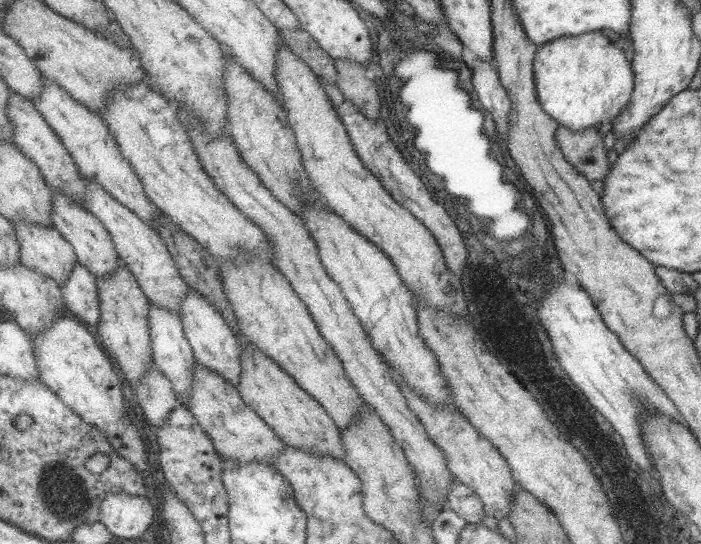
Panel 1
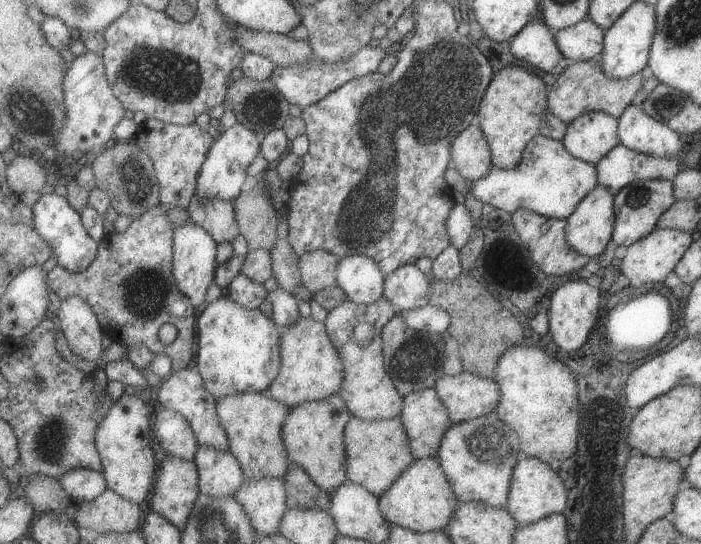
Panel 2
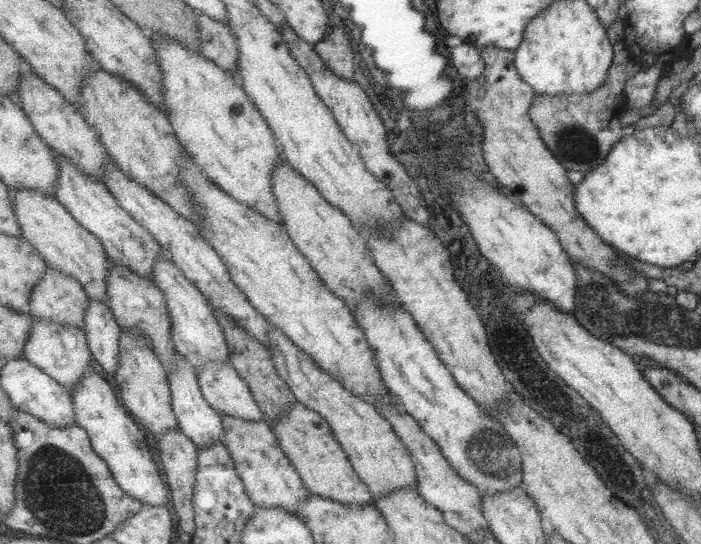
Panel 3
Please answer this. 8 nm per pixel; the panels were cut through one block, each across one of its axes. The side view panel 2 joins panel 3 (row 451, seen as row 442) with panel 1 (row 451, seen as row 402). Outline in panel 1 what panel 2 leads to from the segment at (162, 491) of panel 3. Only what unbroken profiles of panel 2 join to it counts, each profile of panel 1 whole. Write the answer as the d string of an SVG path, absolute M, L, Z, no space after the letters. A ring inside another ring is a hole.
M68 313L49 325L38 336L33 336L34 347L39 363L39 379L51 391L62 398L63 403L75 410L89 424L107 433L116 455L135 465L140 472L149 473L148 454L137 425L125 418L129 402L125 400L121 378L113 368L105 347L99 346L95 334L85 326L85 322Z

